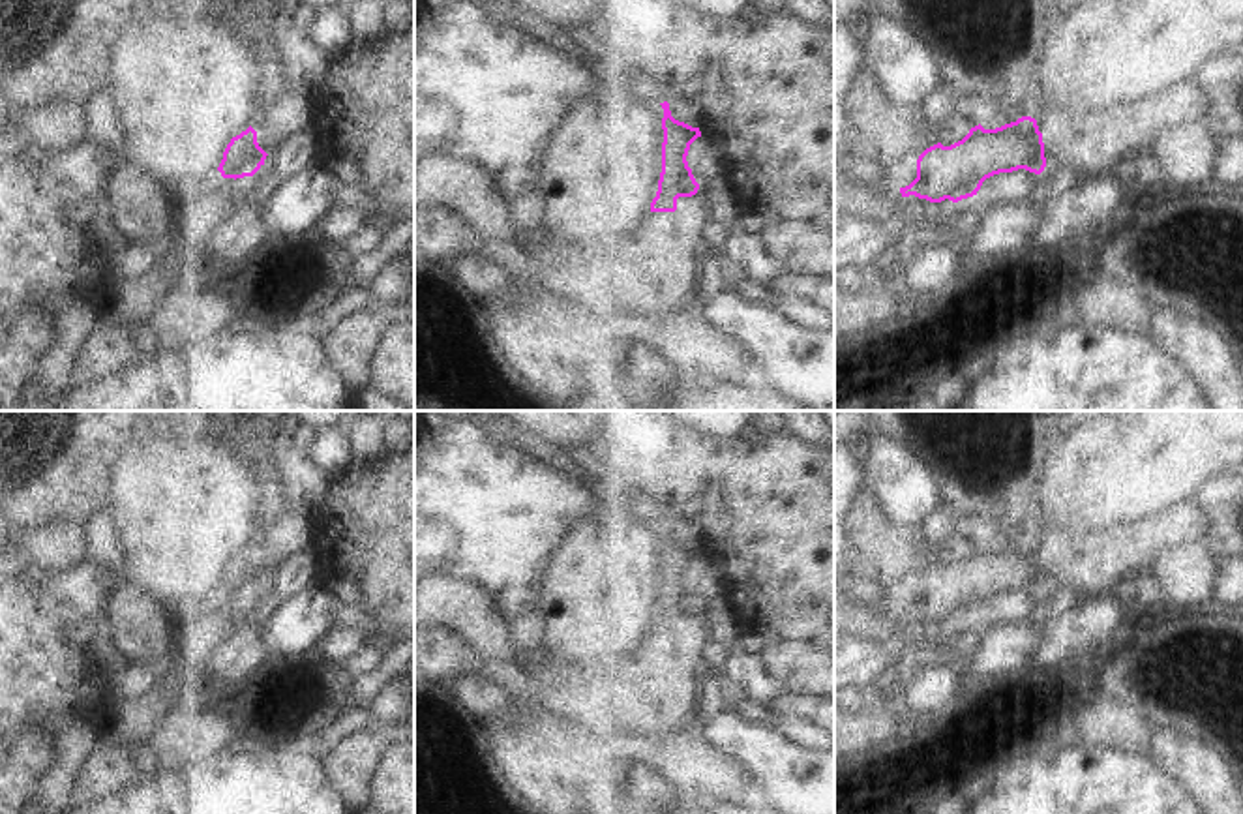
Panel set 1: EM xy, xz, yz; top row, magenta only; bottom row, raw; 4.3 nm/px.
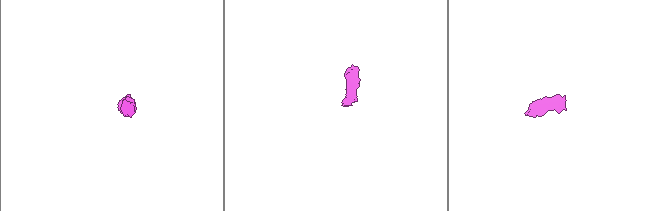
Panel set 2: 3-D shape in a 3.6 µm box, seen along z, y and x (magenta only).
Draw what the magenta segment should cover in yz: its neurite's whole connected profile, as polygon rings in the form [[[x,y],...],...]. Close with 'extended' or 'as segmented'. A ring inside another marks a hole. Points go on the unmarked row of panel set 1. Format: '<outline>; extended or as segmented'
[[[1191,501],[1108,531],[1056,529],[1039,540],[1022,536],[996,550],[979,544],[951,566],[926,568],[917,580],[917,598],[900,613],[958,623],[977,615],[994,595],[1018,589],[1041,595],[1046,585],[1071,587],[1082,600],[1104,598],[1116,595],[1127,576],[1140,574],[1146,555],[1202,540],[1206,531],[1204,510]]]; extended

